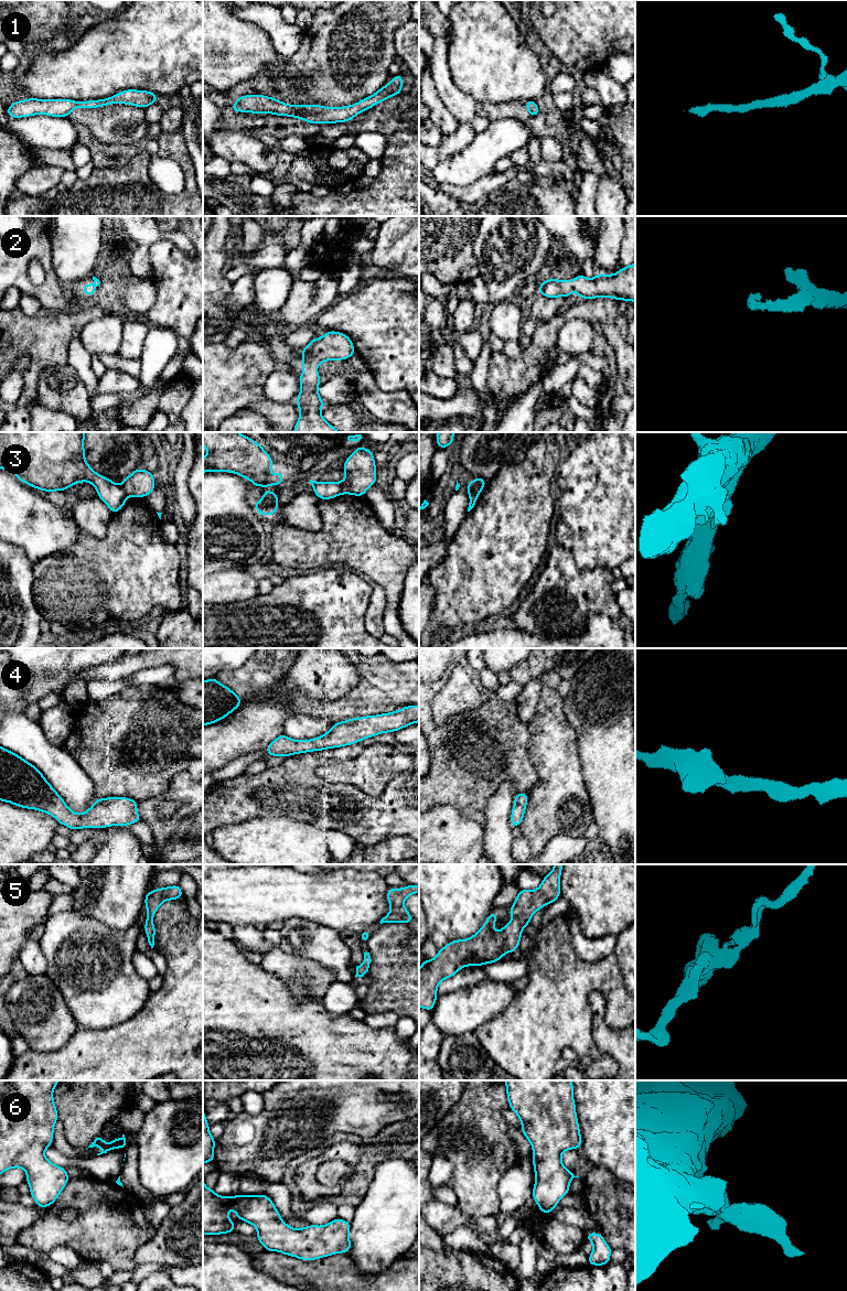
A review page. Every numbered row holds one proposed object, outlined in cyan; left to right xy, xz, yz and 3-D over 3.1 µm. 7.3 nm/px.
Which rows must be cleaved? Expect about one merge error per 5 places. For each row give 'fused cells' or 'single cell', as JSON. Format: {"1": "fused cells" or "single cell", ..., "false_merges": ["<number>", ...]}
{"1": "single cell", "2": "single cell", "3": "fused cells", "4": "single cell", "5": "single cell", "6": "single cell", "false_merges": ["3"]}

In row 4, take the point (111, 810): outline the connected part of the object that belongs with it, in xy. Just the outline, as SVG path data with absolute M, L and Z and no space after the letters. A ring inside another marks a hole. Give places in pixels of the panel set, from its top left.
M0 746L0 800L52 815L57 822L68 827L71 830L87 827L95 829L109 826L122 827L141 821L137 813L137 799L127 797L95 798L94 805L84 814L72 811L33 764L2 746Z

